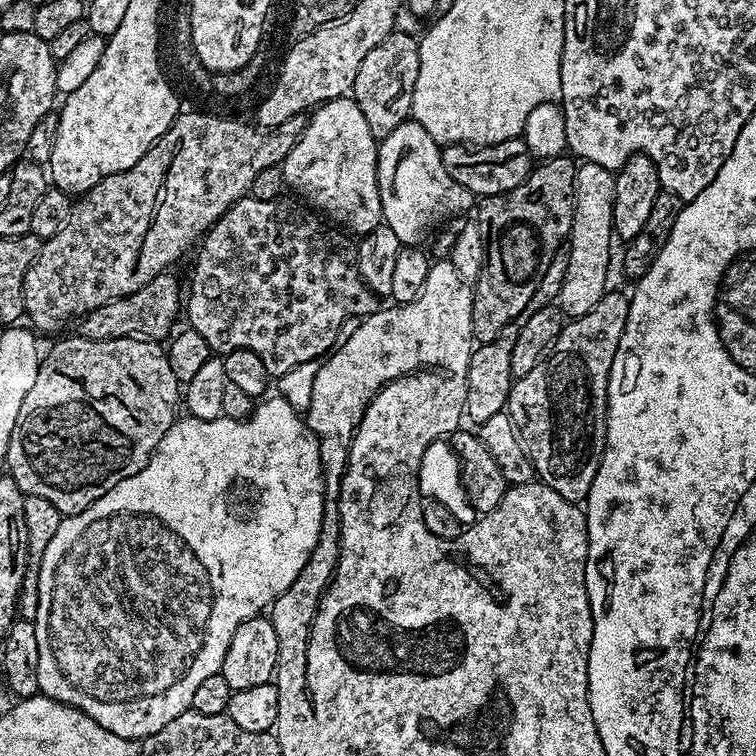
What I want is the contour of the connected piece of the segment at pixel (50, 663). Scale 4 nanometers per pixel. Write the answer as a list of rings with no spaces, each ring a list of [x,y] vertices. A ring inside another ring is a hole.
[[[272,395],[261,399],[245,420],[231,420],[230,417],[224,415],[216,420],[199,420],[190,415],[177,419],[176,423],[170,426],[170,430],[166,430],[162,442],[158,442],[148,465],[142,470],[138,470],[138,474],[118,482],[118,486],[114,486],[114,490],[106,490],[106,494],[95,500],[90,506],[86,506],[86,510],[73,516],[64,516],[61,519],[58,530],[54,530],[54,538],[50,538],[50,546],[46,546],[46,554],[42,554],[42,566],[38,574],[38,610],[34,623],[38,634],[38,686],[43,695],[50,697],[51,700],[68,704],[80,712],[85,712],[87,716],[94,718],[94,722],[98,722],[98,726],[110,730],[110,734],[118,734],[118,738],[143,742],[148,737],[158,734],[158,730],[162,730],[162,726],[166,726],[166,722],[174,722],[174,718],[178,718],[183,712],[191,709],[194,693],[198,690],[200,683],[219,673],[222,662],[226,658],[226,650],[230,646],[230,638],[234,638],[234,630],[238,630],[238,626],[251,616],[261,615],[277,596],[290,590],[290,586],[296,581],[298,574],[302,574],[314,546],[318,546],[322,518],[324,517],[324,468],[320,464],[320,441],[308,429],[305,417],[297,412],[294,406],[290,406],[290,402],[286,402],[283,396]]]

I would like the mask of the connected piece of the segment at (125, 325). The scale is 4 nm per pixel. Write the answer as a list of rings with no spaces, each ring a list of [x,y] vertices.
[[[171,271],[160,272],[142,290],[134,290],[134,294],[118,298],[106,306],[98,306],[94,311],[79,317],[79,335],[88,340],[117,340],[134,336],[145,340],[164,342],[173,335],[172,323],[176,315],[182,312],[182,288],[180,292],[180,280],[171,276]]]

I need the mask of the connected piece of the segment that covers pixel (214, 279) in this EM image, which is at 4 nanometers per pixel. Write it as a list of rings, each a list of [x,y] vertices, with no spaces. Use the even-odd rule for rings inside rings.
[[[249,194],[242,197],[238,203],[233,204],[232,209],[203,237],[202,243],[199,245],[200,253],[196,256],[196,269],[192,272],[192,289],[189,292],[187,289],[186,292],[187,323],[195,332],[202,334],[202,338],[206,338],[213,353],[227,354],[239,348],[254,350],[254,354],[258,354],[262,358],[262,362],[266,362],[266,370],[269,377],[272,378],[279,378],[282,374],[294,370],[294,366],[302,366],[302,362],[327,357],[337,347],[338,341],[341,339],[340,331],[346,320],[371,316],[378,308],[377,296],[366,286],[366,282],[358,270],[357,245],[353,241],[351,244],[347,240],[349,237],[343,231],[325,223],[311,207],[305,206],[299,199],[288,199],[281,198],[262,202]]]

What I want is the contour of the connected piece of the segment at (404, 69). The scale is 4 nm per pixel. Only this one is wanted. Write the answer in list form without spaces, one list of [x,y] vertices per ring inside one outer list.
[[[403,30],[394,31],[382,38],[382,42],[378,42],[378,46],[374,46],[374,50],[370,50],[366,58],[362,58],[362,66],[358,66],[358,78],[354,78],[350,95],[356,101],[358,110],[362,110],[370,125],[370,134],[374,134],[376,141],[387,138],[411,117],[419,65],[419,39]]]

